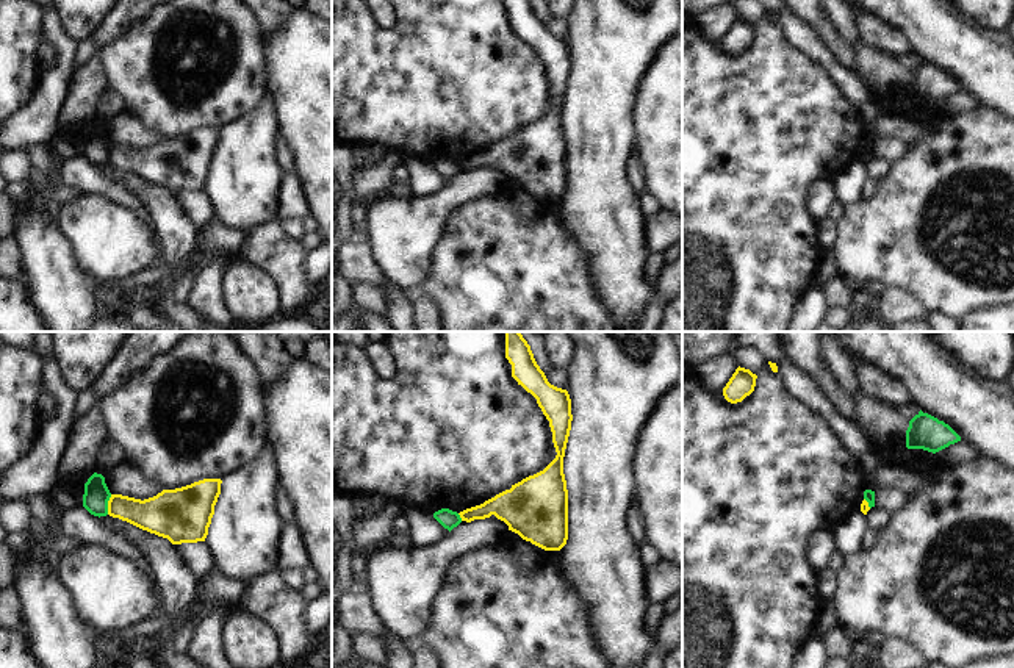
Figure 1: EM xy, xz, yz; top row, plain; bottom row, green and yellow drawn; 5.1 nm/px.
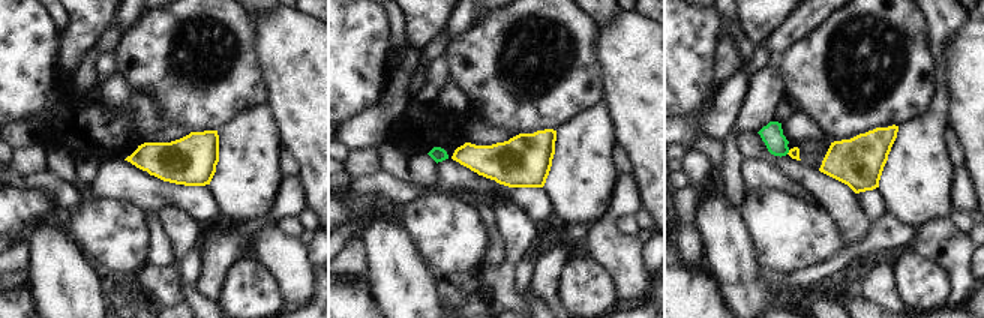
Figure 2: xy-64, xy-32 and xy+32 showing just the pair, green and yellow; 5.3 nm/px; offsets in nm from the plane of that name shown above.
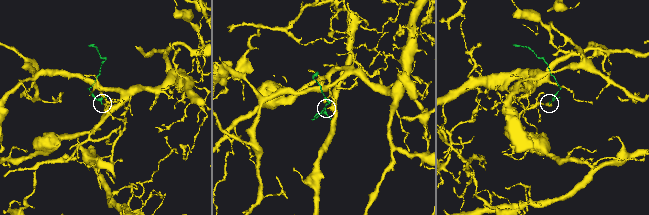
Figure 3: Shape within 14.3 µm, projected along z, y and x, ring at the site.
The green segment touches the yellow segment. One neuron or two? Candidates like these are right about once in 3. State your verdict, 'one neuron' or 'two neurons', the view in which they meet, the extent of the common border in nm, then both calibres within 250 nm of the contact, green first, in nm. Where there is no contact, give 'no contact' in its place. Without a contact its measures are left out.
two neurons; contact in xy; length 110 nm; calibres 130 and 180 nm

